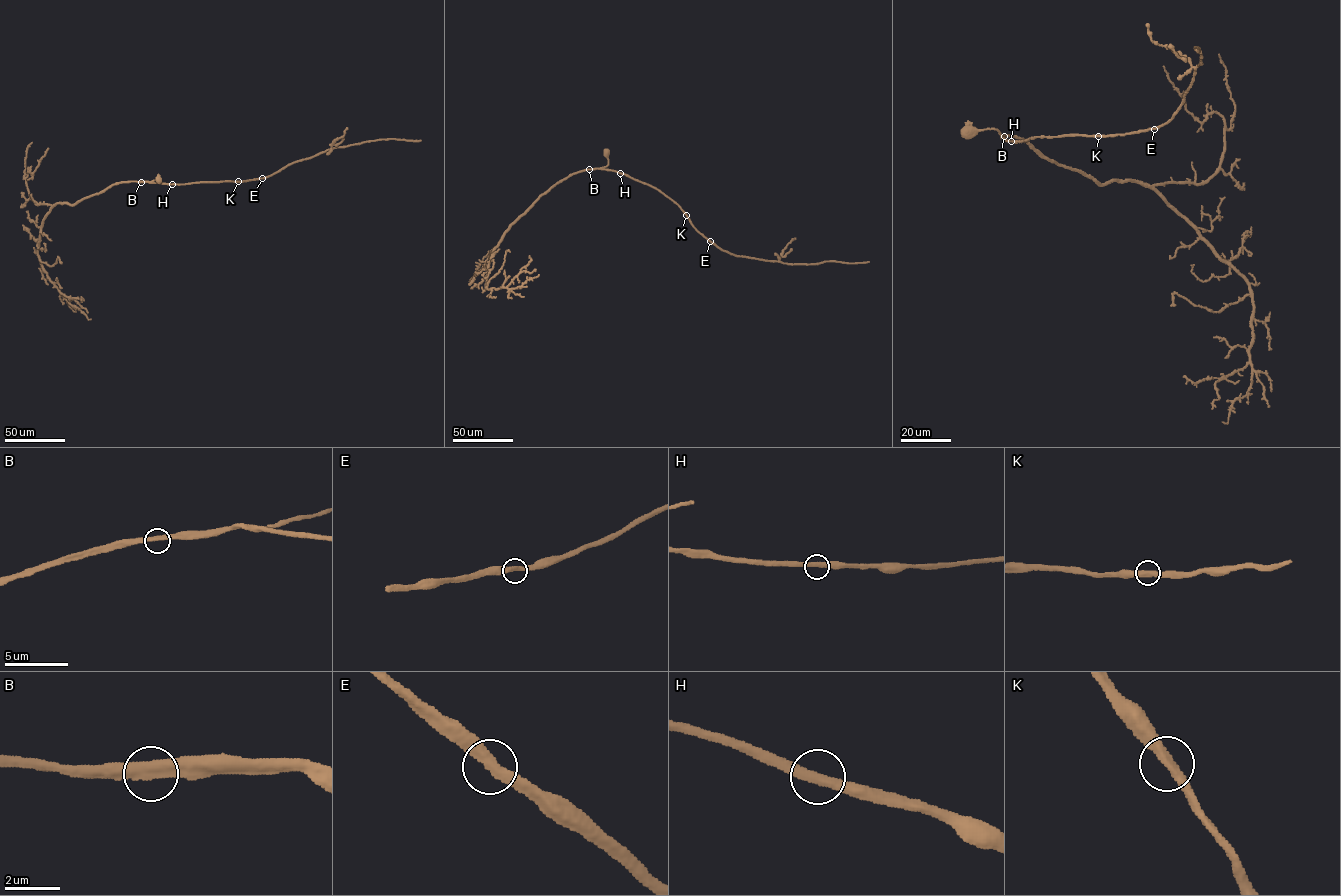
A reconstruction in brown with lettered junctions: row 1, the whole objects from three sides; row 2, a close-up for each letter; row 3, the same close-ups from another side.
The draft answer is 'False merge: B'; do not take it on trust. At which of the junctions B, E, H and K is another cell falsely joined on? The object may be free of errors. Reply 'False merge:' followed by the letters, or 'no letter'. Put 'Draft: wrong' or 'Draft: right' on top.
Draft: wrong
False merge: no letter

